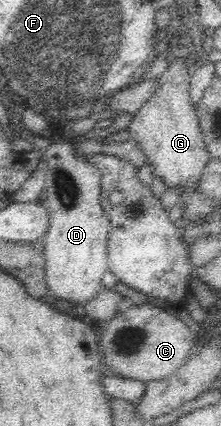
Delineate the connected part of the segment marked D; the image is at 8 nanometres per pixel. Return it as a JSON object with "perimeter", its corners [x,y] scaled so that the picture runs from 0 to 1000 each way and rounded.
{"perimeter":[[[253,333],[199,357],[213,411],[190,484],[213,495],[222,531],[199,566],[208,692],[367,714],[407,709],[462,674],[471,643],[493,636],[484,573],[502,540],[457,474],[452,401],[335,362],[339,333]]]}

